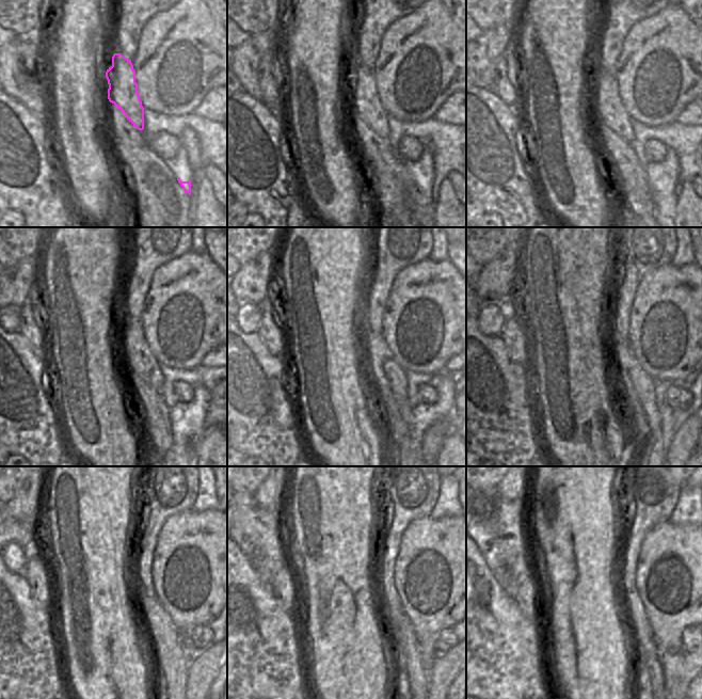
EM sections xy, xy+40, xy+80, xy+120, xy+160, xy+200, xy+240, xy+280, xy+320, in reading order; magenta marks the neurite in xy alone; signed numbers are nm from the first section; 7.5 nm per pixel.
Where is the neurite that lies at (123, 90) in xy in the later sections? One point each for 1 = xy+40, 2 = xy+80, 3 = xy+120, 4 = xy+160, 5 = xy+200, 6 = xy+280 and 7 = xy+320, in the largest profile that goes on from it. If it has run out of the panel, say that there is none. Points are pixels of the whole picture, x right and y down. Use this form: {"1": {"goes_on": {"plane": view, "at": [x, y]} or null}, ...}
{"1": {"goes_on": {"plane": "xy+40", "at": [365, 100]}}, "2": {"goes_on": {"plane": "xy+80", "at": [608, 107]}}, "3": {"goes_on": {"plane": "xy+120", "at": [139, 359]}}, "4": {"goes_on": {"plane": "xy+160", "at": [382, 366]}}, "5": {"goes_on": {"plane": "xy+200", "at": [638, 387]}}, "6": {"goes_on": {"plane": "xy+280", "at": [405, 646]}}, "7": {"goes_on": {"plane": "xy+320", "at": [647, 652]}}}

